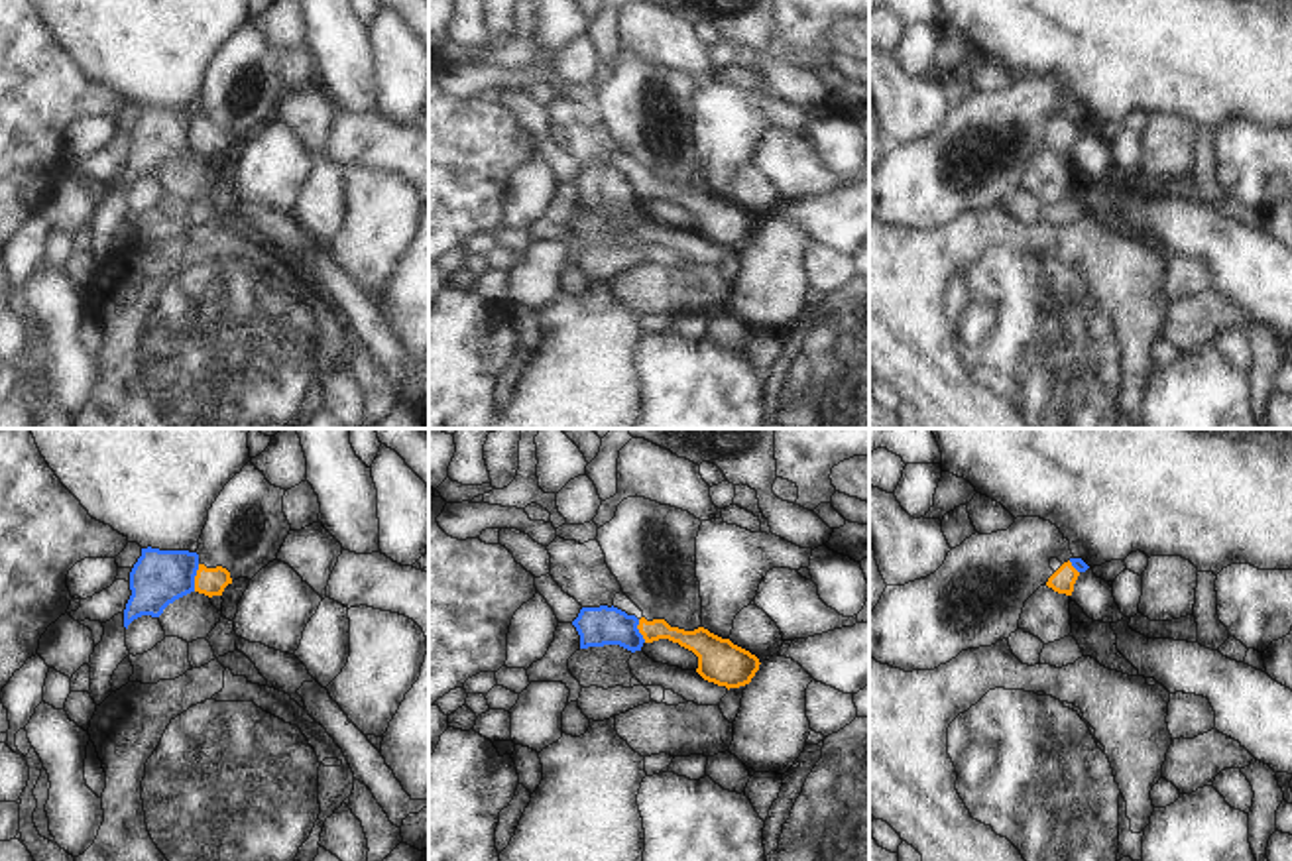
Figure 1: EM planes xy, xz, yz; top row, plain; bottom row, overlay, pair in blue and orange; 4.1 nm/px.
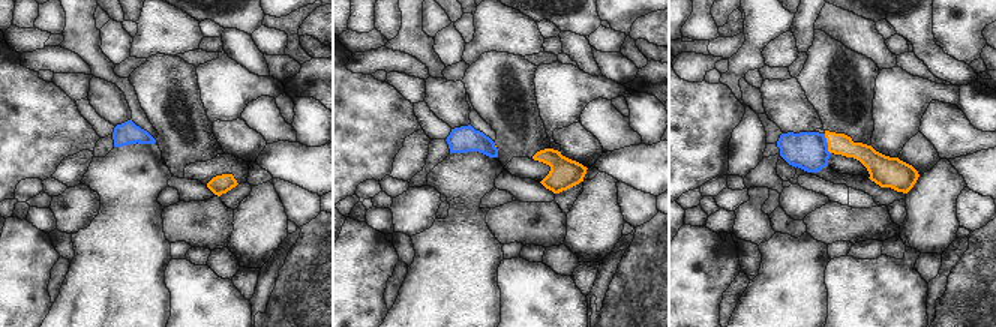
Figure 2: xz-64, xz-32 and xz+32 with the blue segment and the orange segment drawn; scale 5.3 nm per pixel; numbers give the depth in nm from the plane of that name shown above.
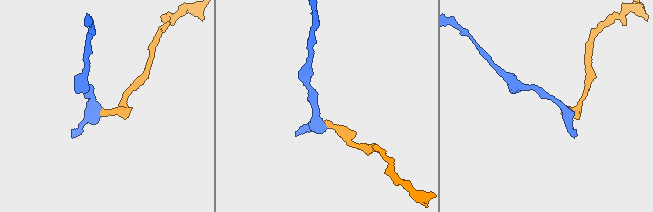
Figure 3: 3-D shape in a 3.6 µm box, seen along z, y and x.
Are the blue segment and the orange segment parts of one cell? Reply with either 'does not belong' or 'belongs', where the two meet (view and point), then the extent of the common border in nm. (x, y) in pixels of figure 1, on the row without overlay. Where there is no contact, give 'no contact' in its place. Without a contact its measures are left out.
does not belong; meets blue in xy at (193, 138); contact 110 nm long

